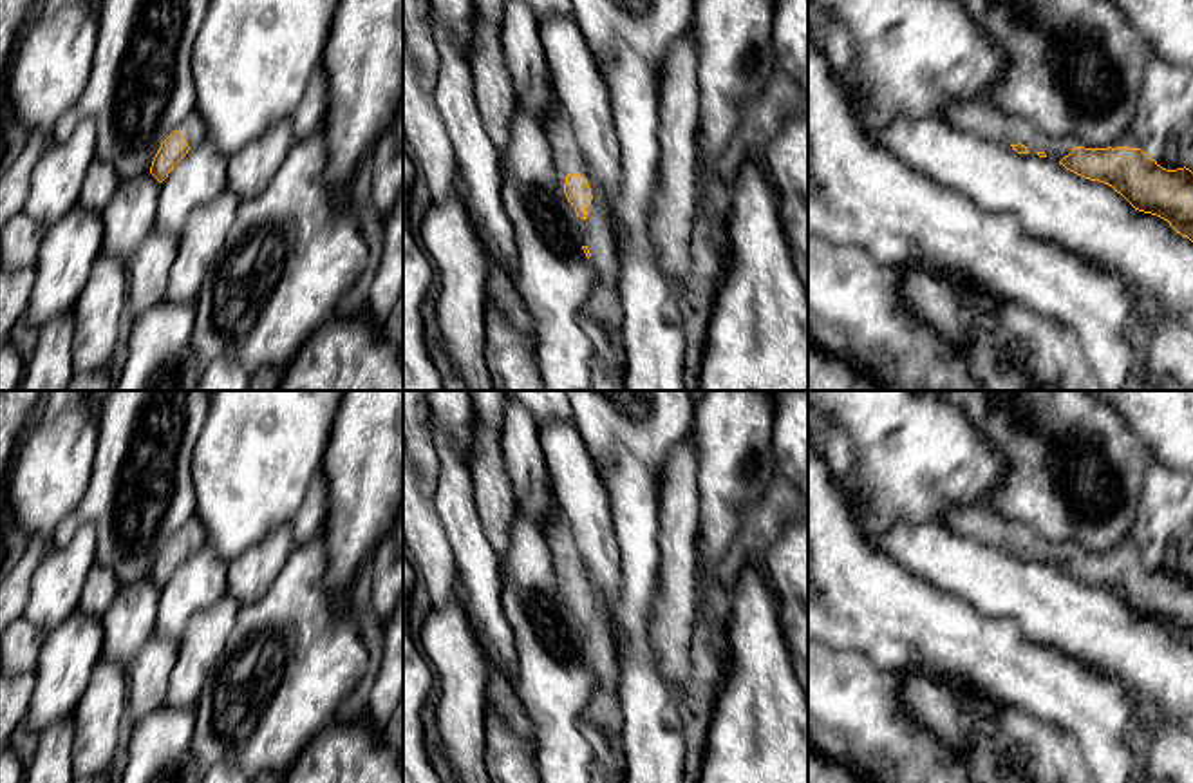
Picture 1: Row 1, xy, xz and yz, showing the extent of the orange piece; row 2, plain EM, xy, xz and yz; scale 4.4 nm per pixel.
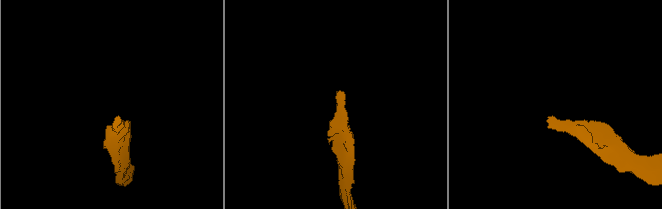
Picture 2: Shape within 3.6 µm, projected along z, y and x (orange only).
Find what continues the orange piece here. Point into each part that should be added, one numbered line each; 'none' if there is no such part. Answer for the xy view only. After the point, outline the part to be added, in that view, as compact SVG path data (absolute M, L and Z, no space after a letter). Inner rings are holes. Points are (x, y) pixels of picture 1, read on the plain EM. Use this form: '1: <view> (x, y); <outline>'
1: xy (194, 536); M193 517L181 528L179 537L183 539L190 553L197 552L202 544L208 542L206 530L197 517Z

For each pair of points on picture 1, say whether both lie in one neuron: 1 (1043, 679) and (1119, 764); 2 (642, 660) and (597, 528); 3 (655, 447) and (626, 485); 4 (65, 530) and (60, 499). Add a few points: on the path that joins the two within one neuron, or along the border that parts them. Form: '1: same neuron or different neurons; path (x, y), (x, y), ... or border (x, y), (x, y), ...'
1: same neuron; path (1065, 700), (1107, 742)
2: different neurons; border (619, 550), (620, 595), (615, 621), (624, 635)
3: different neurons; border (613, 447), (626, 445), (658, 474)
4: different neurons; border (89, 481), (82, 499), (56, 527), (53, 548)

